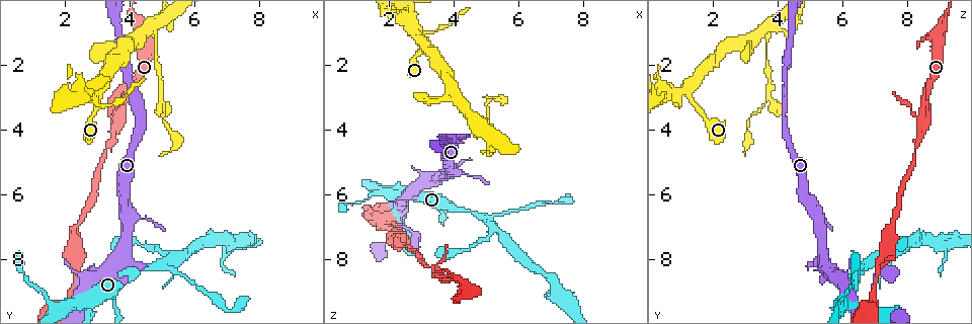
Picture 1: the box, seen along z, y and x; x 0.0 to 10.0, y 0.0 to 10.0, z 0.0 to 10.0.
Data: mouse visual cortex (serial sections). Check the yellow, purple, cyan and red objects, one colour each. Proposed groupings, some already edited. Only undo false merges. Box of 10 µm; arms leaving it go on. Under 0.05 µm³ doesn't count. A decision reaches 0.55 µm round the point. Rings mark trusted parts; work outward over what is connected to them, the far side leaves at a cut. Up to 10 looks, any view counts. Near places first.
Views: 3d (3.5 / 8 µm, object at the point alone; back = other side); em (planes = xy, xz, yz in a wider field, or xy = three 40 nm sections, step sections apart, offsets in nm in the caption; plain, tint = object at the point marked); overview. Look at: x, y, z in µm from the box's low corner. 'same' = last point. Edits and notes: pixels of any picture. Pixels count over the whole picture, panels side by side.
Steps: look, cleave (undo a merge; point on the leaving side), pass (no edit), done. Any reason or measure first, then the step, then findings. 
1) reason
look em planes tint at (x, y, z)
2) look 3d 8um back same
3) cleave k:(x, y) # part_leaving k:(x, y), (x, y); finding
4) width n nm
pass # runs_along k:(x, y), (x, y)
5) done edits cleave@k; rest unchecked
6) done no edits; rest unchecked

four-way junction
look em xy step 5 tint at (5.25, 8.00, 7.00)

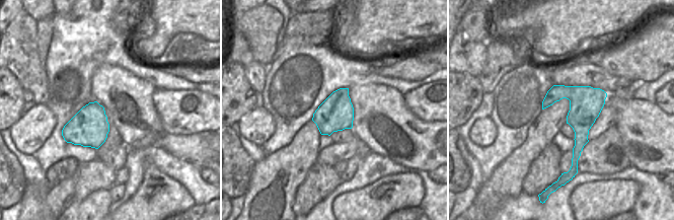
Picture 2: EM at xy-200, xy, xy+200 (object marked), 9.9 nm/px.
look 3d 3.5um back same

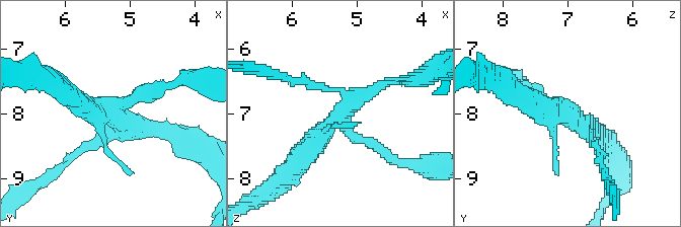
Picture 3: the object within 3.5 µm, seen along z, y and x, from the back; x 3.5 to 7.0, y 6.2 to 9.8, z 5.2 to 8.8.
pass # runs_along 3:(392, 81), (355, 98), (299, 161); continuous, no second cell

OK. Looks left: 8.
arms part here
look em xy step 2 tint at (3.15, 2.85, 1.35)

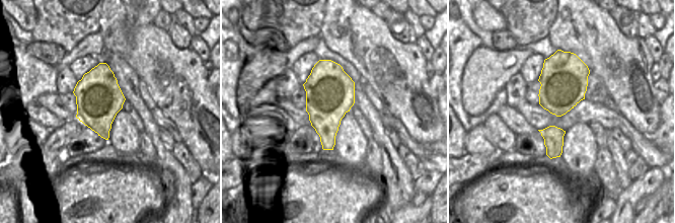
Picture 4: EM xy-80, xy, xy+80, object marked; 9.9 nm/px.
see where the arms go
look 3d 3.5um same

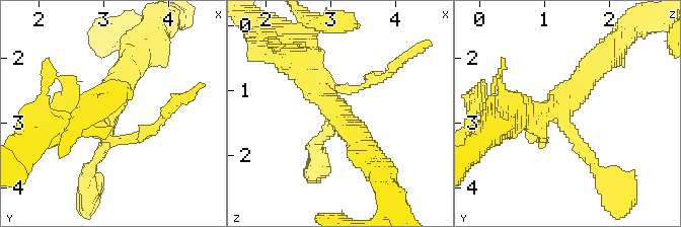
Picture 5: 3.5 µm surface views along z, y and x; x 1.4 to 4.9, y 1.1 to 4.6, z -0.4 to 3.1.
pass # runs_along 5:(91, 166), (138, 61); all the same cell

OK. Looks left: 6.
thin neck
look 3d 3.5um at (4.95, 3.05, 3.75)

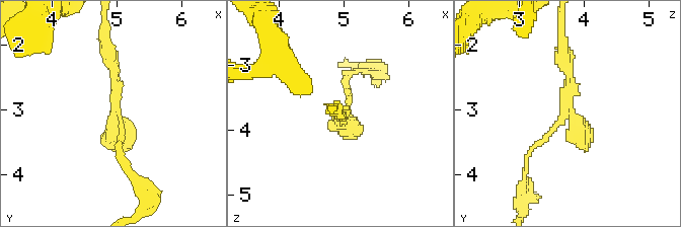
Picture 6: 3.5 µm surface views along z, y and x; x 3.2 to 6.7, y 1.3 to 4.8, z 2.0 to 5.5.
look em xy step 3 tint at (4.95, 3.00, 3.80)

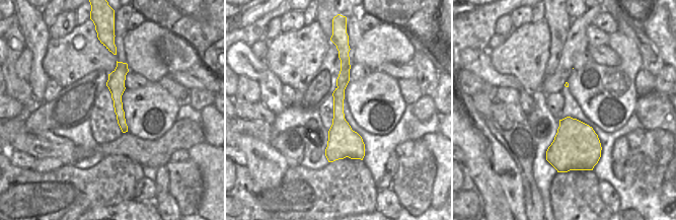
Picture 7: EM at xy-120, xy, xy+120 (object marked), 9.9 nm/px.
look em xy step 5 tint same

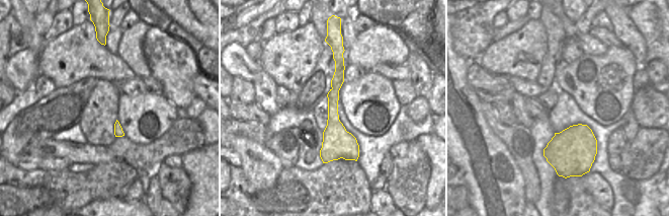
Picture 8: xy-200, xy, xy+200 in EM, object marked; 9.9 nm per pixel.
pass # runs_along 6:(104, 45), (130, 147); all the same cell

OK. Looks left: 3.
narrows sharply
look 3d 3.5um back at (2.40, 8.65, 6.95)

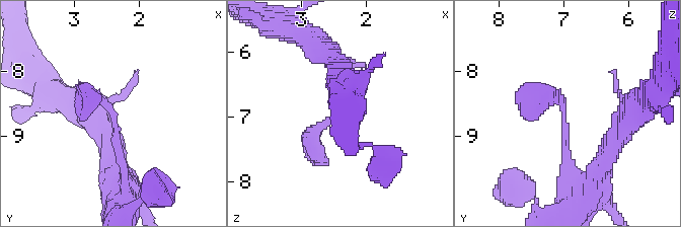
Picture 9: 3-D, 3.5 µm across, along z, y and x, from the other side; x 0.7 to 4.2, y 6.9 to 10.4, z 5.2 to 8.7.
look em xy step 5 plain at (2.40, 8.65, 6.95)

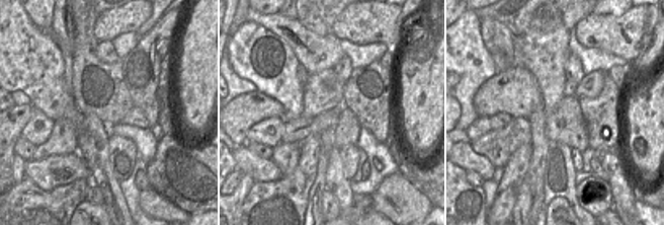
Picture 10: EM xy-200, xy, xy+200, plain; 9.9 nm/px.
with the object marked
look em xy step 5 tint same

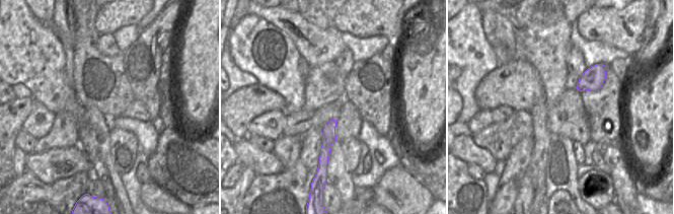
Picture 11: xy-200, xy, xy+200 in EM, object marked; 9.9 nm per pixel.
pass # runs_along 9:(578, 179), (565, 160), (562, 104), (521, 95); continuous, no second cell

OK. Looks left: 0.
done no edits; rest unchecked

